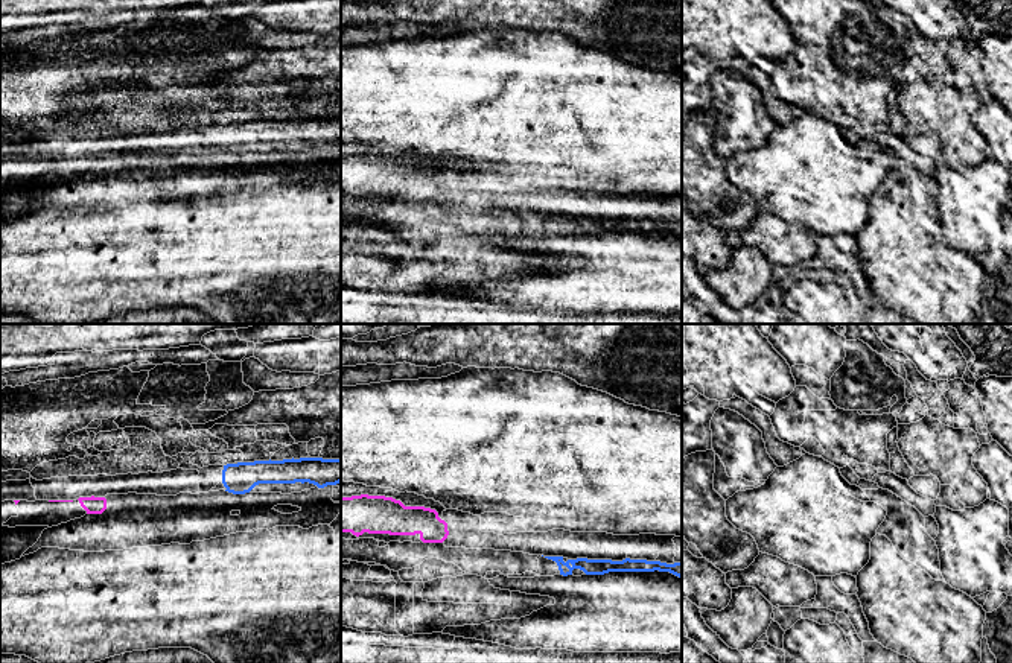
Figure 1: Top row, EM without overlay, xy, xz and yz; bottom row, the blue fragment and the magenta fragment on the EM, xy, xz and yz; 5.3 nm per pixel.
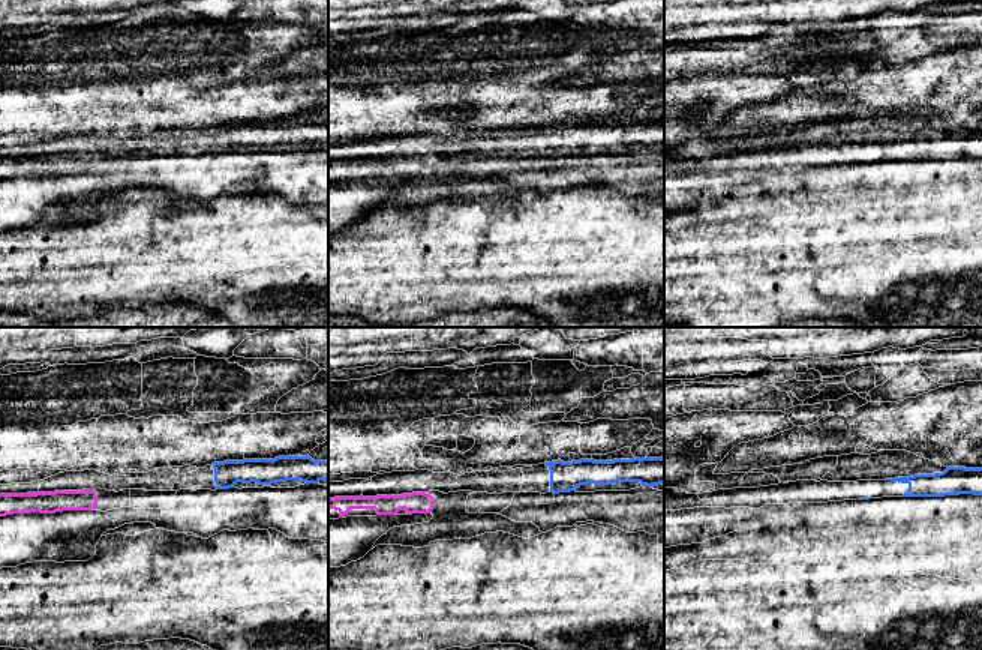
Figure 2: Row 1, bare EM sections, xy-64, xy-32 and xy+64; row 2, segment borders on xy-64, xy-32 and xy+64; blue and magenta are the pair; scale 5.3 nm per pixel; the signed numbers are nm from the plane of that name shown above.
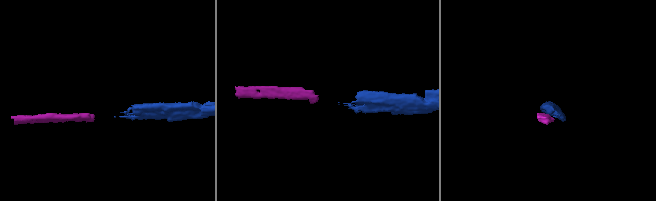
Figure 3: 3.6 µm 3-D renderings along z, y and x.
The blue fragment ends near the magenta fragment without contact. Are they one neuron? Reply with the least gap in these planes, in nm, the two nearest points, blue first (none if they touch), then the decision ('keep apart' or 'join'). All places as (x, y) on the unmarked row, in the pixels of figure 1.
gap 500 nm; span xz (542, 215), (448, 193); join

